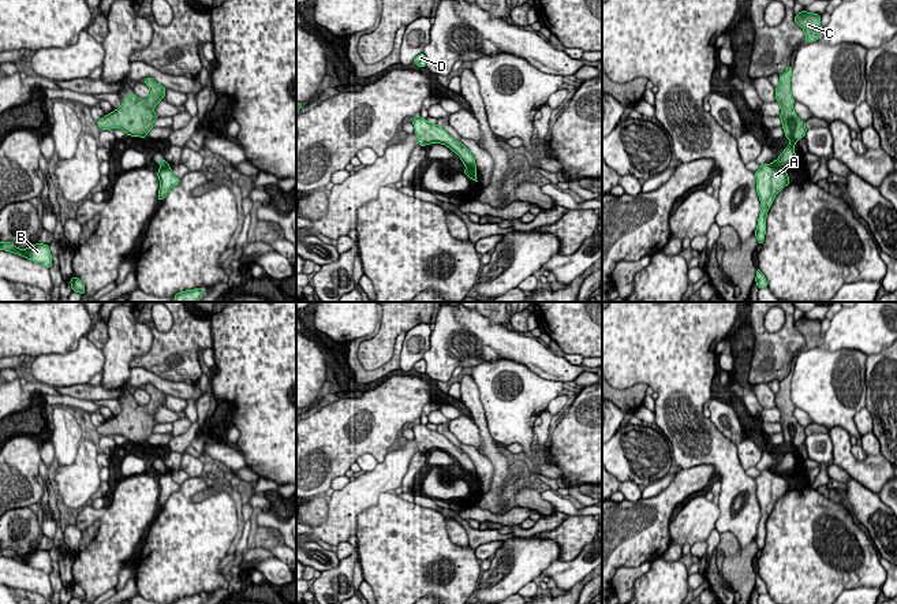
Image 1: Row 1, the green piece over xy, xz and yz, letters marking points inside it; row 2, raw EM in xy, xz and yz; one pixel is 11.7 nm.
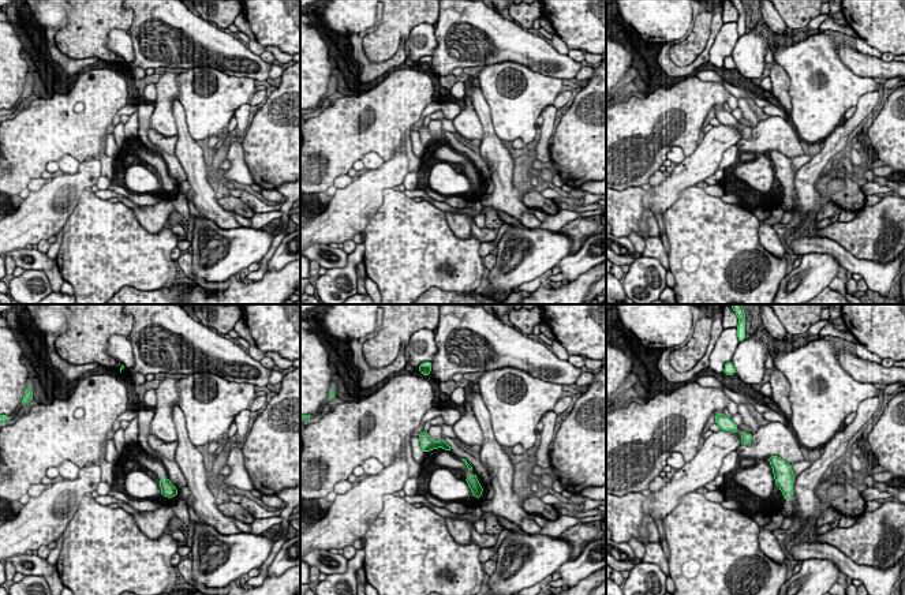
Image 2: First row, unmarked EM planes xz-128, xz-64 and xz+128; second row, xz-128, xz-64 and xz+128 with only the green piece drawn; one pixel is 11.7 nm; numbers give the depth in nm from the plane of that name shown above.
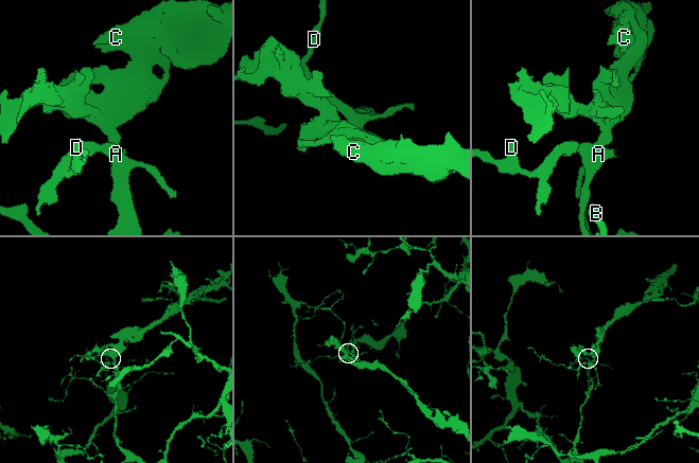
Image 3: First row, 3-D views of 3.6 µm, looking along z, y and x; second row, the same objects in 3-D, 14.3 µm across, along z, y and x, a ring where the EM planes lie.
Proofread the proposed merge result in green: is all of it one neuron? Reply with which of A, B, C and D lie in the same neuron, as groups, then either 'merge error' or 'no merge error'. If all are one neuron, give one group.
groups A B D / C; merge error

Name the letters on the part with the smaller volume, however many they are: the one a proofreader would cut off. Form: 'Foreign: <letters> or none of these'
Foreign: C

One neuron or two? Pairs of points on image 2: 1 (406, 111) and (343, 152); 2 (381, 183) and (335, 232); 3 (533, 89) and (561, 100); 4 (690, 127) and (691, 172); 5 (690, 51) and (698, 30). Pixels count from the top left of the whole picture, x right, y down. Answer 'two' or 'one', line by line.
1: one
2: one
3: two
4: two
5: one

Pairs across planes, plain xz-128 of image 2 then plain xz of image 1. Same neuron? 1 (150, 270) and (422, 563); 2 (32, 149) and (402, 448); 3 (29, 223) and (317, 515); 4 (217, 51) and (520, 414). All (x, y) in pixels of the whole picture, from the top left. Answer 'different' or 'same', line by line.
1: same
2: different
3: different
4: different

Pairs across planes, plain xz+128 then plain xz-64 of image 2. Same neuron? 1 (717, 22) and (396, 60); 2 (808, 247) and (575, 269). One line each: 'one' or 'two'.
1: one
2: one

